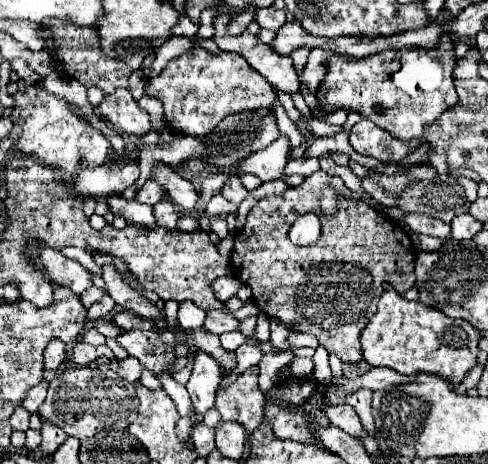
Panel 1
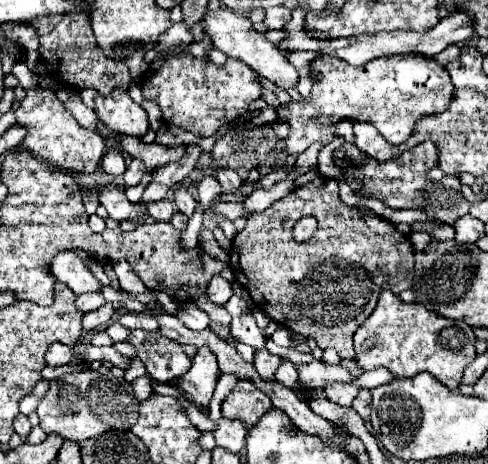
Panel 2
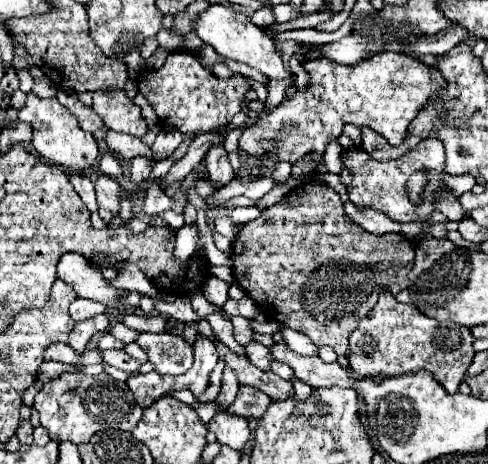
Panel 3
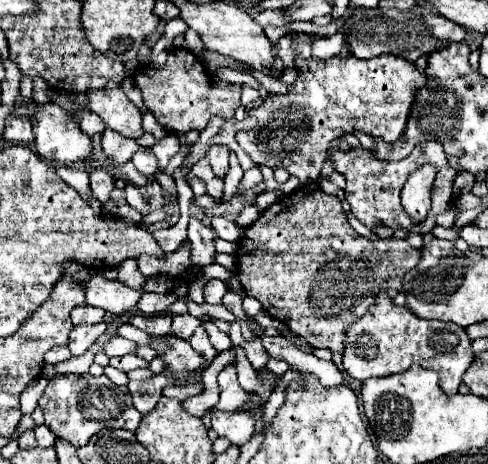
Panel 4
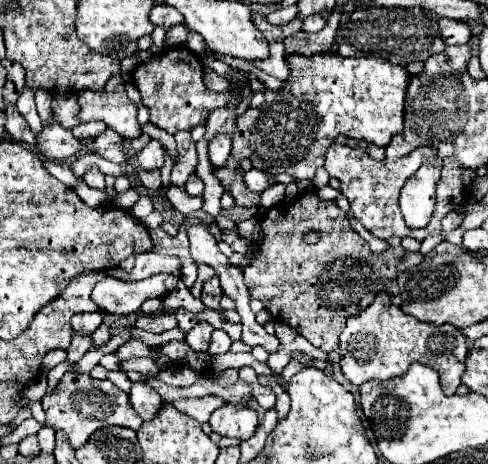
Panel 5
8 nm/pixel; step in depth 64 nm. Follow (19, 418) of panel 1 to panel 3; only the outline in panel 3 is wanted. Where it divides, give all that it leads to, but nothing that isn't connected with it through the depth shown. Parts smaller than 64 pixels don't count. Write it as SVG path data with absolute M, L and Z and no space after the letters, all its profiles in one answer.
M22 420L18 430L16 430L16 436L20 438L20 444L34 444L34 438L32 438L32 424Z

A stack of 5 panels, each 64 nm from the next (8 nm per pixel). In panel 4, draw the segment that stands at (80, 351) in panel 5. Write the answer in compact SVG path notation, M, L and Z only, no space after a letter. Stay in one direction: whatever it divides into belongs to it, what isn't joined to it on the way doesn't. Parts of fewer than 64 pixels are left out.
M100 322L100 324L82 324L82 326L76 326L72 332L70 332L70 342L68 342L68 348L72 352L72 356L80 356L88 350L88 346L100 336L106 332L106 322Z

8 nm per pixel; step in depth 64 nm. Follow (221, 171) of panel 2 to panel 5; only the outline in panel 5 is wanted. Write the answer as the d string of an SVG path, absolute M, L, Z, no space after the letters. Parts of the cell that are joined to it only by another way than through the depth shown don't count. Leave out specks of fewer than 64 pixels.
M218 134L210 140L210 146L208 146L208 152L210 152L210 162L220 168L226 164L228 156L230 156L230 136L226 134Z

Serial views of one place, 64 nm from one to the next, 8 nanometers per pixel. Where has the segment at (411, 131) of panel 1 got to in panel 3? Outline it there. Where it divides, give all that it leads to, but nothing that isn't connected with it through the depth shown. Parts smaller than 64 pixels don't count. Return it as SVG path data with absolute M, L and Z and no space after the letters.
M382 52L382 54L376 54L368 60L362 60L358 64L350 64L350 66L342 66L342 64L330 60L330 58L304 60L302 66L310 76L308 88L306 90L296 90L292 98L286 98L284 102L280 102L272 110L262 110L258 122L252 128L242 132L238 144L250 156L270 156L272 162L296 164L306 154L310 154L316 162L316 168L312 170L312 174L318 172L318 164L322 160L326 144L330 140L336 140L342 134L344 124L354 124L358 128L370 128L370 130L378 132L380 136L384 136L392 146L402 144L402 140L406 136L406 128L412 122L412 118L416 116L416 112L438 90L442 90L446 86L446 80L438 72L438 68L424 66L420 60L416 60L412 56L406 56L406 54L398 54L398 52Z

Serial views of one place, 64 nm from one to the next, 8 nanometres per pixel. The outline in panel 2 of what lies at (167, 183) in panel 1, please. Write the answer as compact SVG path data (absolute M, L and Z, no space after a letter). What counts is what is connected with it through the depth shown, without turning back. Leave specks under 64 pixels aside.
M174 188L174 202L176 202L176 206L178 206L178 210L184 214L184 216L192 216L194 214L194 210L196 210L196 200L192 198L192 194L188 192L188 190L184 190L184 188Z

